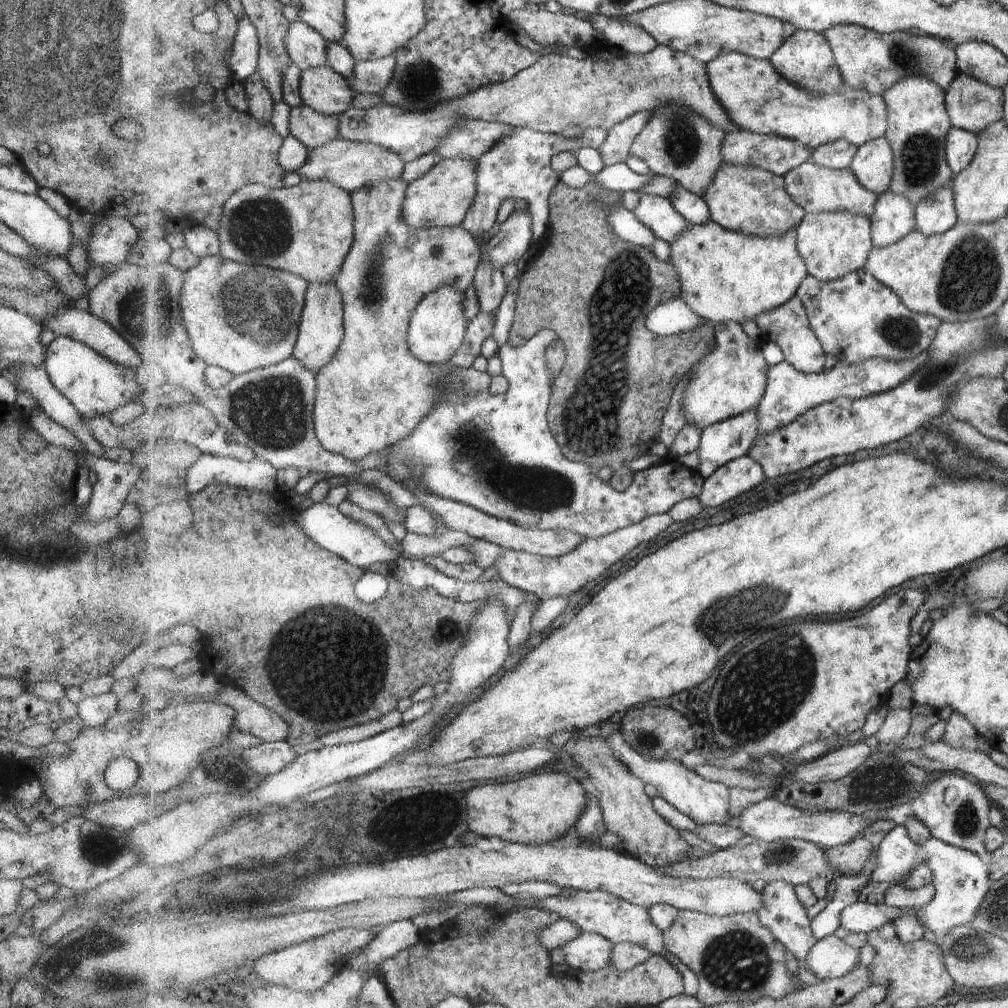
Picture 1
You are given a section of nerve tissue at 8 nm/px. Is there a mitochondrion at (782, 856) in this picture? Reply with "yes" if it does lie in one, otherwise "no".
yes

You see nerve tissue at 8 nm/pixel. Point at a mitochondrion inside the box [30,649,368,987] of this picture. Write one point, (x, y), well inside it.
(65, 966)

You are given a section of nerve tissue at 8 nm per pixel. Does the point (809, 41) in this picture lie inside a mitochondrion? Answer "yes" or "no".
no

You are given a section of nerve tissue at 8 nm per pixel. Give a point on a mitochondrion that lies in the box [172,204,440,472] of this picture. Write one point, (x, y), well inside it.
(259, 309)

